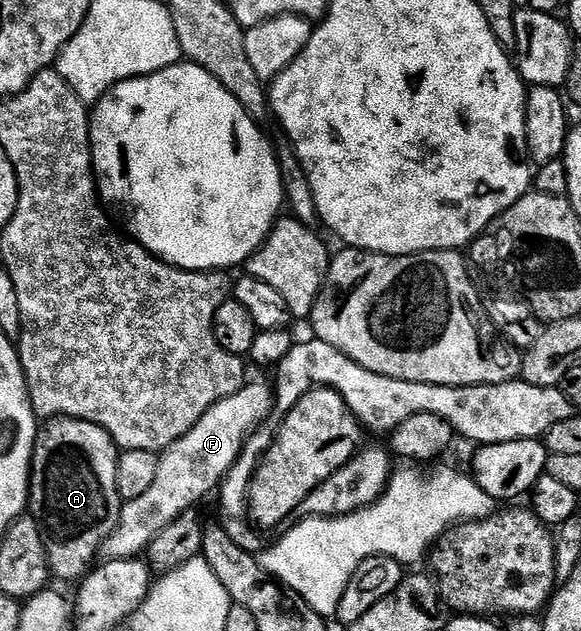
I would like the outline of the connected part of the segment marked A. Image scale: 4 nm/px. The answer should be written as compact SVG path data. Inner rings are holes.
M62 415L48 420L39 430L39 436L35 438L35 453L31 457L31 491L29 494L29 513L34 517L37 527L40 529L44 542L49 543L49 568L56 577L63 581L78 582L88 574L92 565L96 562L95 556L100 555L100 546L110 538L112 532L118 527L119 517L122 515L124 500L119 496L117 487L117 467L119 466L120 450L115 444L115 440L106 433L100 425L95 425L92 421L81 421L77 417L64 417Z

